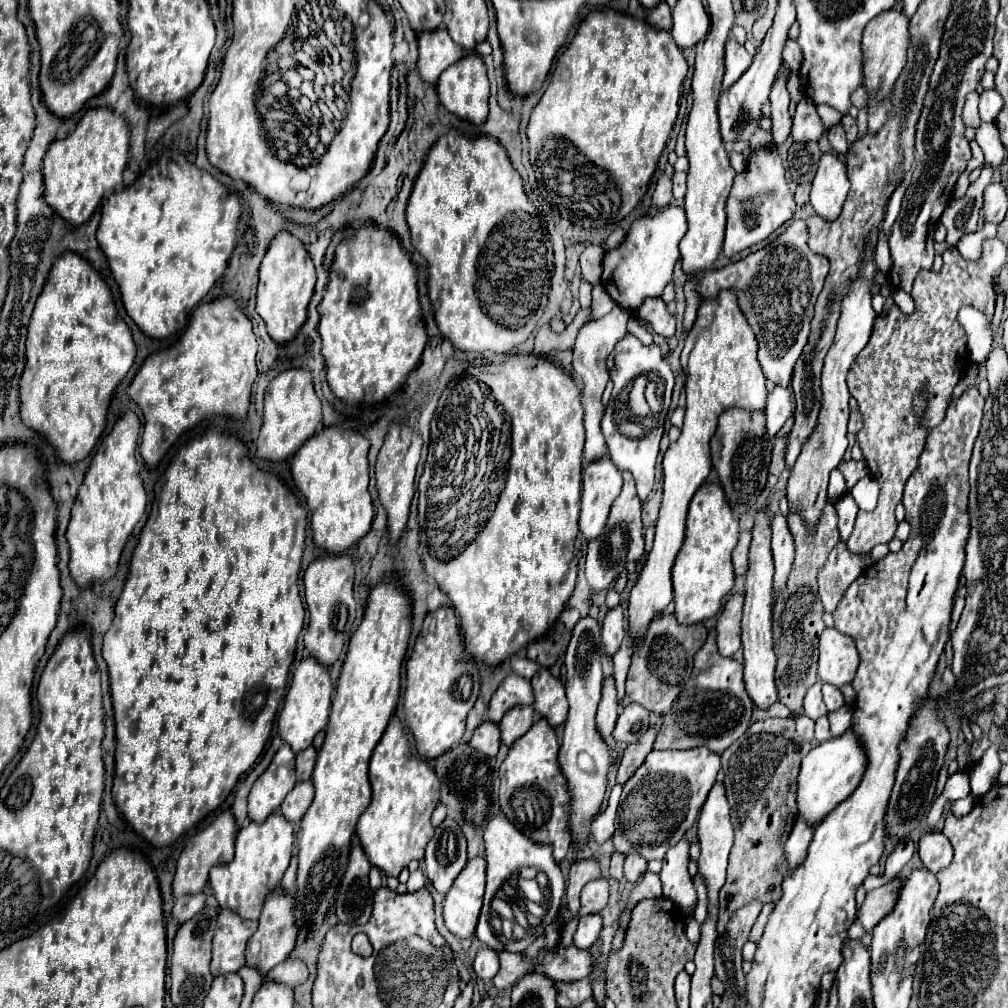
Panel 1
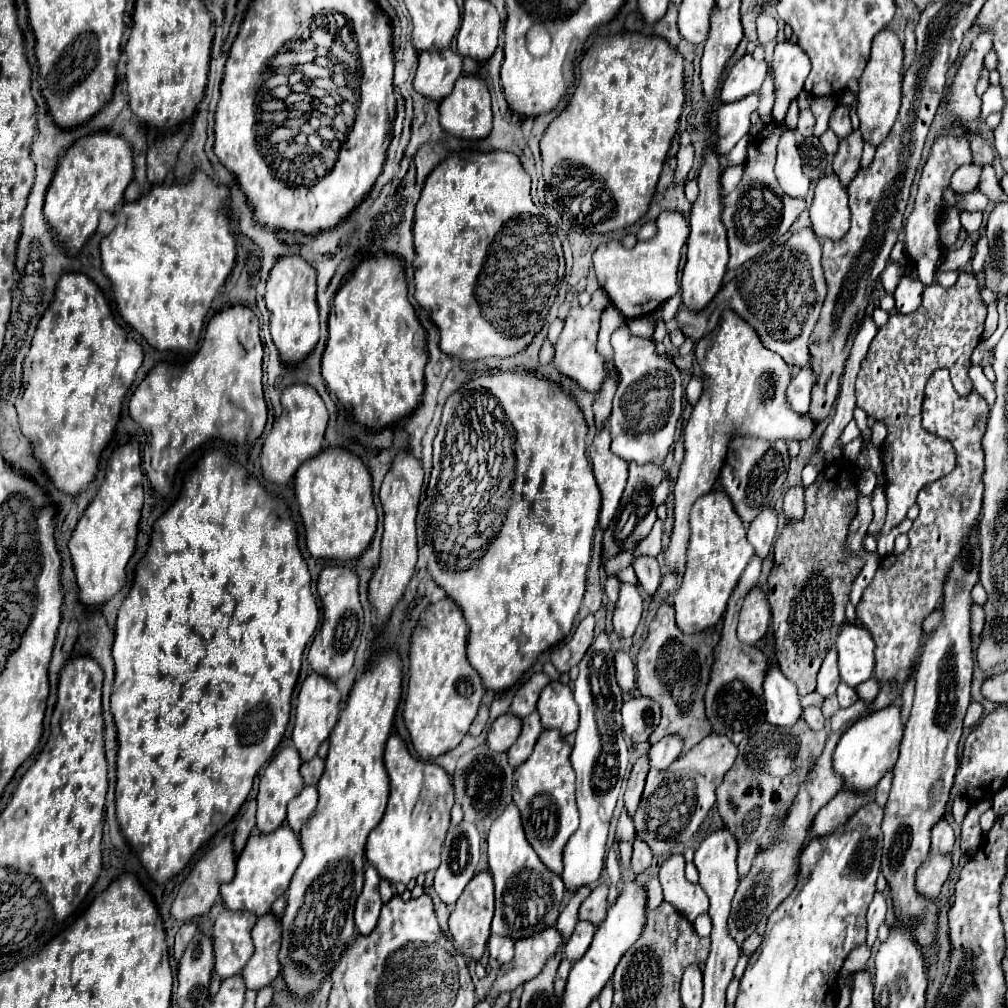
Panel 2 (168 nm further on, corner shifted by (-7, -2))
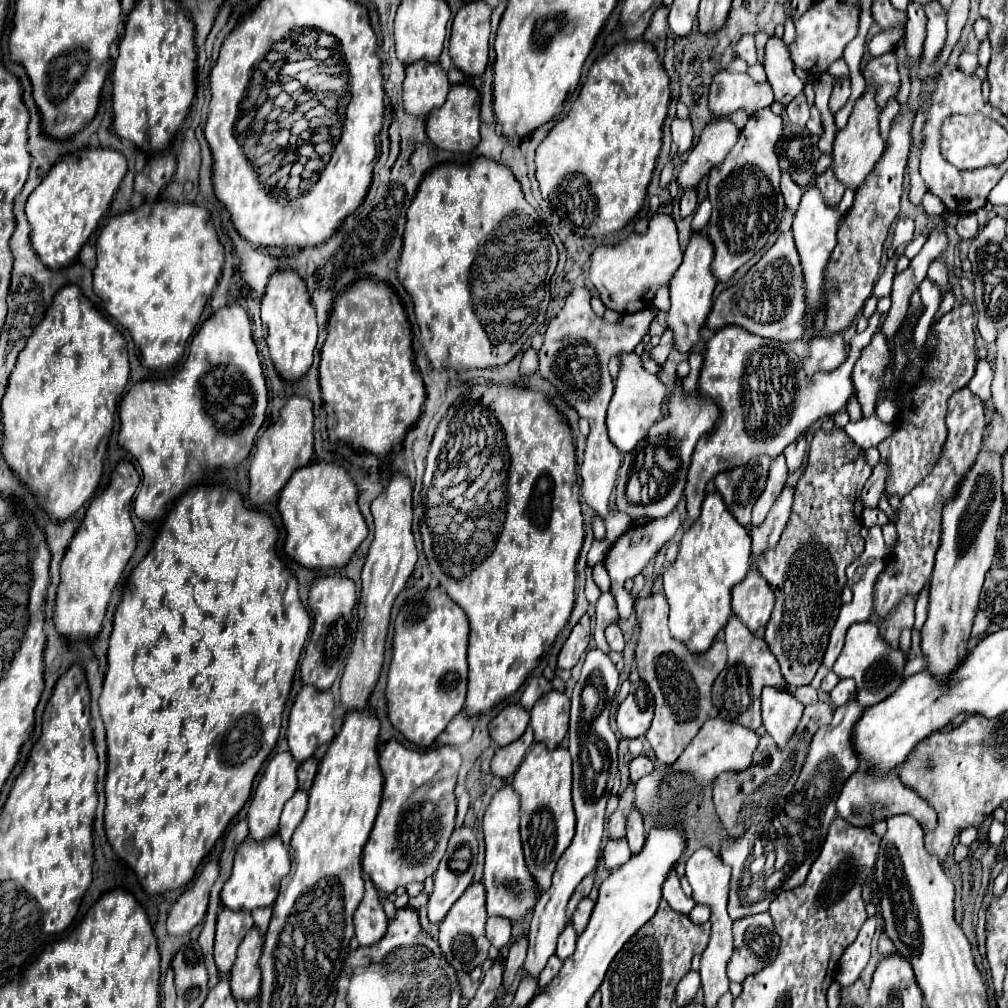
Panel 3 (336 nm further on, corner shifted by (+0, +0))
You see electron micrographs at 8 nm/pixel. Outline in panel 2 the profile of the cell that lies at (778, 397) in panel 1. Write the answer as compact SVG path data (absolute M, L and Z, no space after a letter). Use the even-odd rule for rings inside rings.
M803 367L789 383L787 387L787 405L799 413L805 415L809 411L809 403L811 403L811 387L813 387L813 371L809 367Z

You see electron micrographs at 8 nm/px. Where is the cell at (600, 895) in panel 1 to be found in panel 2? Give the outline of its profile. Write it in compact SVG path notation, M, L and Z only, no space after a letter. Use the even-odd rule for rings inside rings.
M601 883L601 885L597 885L591 893L589 893L589 897L581 903L581 907L579 907L579 919L587 919L587 921L591 921L591 923L595 923L595 925L601 925L603 921L605 921L605 915L607 915L607 885L605 883Z

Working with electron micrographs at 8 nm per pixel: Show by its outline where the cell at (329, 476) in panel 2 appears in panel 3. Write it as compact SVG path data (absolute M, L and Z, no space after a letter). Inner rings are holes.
M320 461L302 467L278 497L278 511L286 527L286 555L306 569L328 571L344 567L368 535L356 497L356 485L342 467Z

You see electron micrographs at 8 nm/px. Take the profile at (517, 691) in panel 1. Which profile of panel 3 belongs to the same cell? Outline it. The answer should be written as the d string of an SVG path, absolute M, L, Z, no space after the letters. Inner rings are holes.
M532 677L530 683L526 685L524 693L522 693L522 699L520 699L522 707L524 707L526 711L530 711L532 705L538 701L538 697L540 697L540 695L546 695L550 689L552 689L552 683L550 683L546 677Z

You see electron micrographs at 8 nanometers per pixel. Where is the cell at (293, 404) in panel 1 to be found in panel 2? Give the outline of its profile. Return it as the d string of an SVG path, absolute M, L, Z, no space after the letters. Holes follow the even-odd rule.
M293 383L289 387L285 387L285 391L281 395L281 407L283 407L283 413L273 423L273 429L265 437L265 443L263 443L263 449L261 449L263 475L277 485L285 485L287 481L291 481L297 467L305 459L315 457L321 451L325 427L327 427L327 421L329 421L327 407L325 407L323 399L319 397L319 393L311 385Z

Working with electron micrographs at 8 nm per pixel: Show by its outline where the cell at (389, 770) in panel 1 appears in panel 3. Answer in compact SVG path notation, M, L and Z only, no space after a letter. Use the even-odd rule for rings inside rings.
M390 739L380 751L380 769L384 775L382 803L362 855L362 869L372 879L378 891L394 893L398 887L406 887L408 883L424 883L426 877L436 873L438 863L444 857L450 835L454 831L454 821L456 821L454 787L460 765L462 765L462 757L454 747L436 747L430 751L408 749L396 739Z

